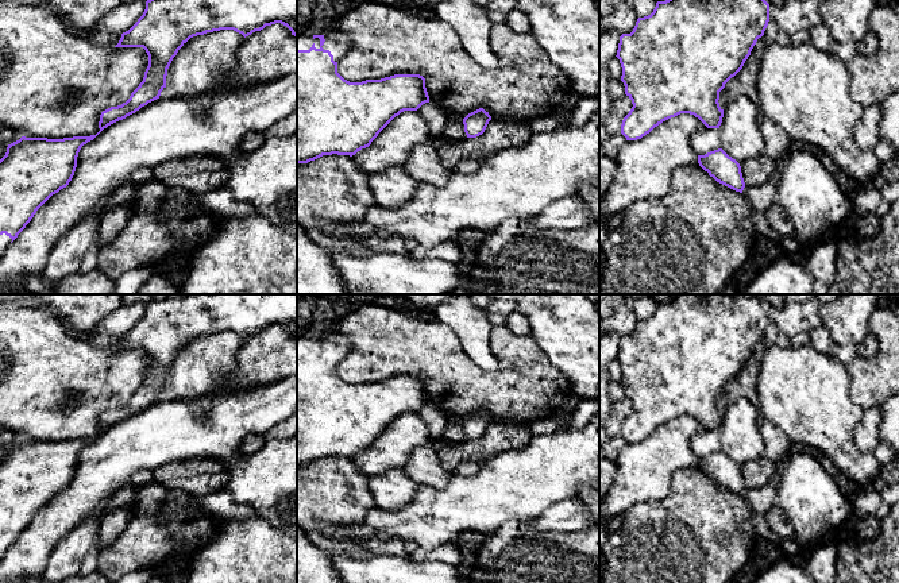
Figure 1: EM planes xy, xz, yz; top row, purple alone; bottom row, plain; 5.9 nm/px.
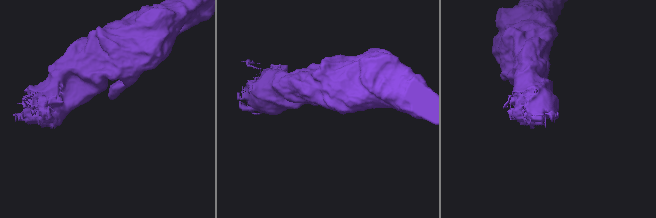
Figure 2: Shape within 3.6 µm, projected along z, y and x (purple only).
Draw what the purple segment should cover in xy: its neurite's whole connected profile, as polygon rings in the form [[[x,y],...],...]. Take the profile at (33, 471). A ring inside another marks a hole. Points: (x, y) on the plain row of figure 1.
[[[189,294],[185,297],[165,297],[147,302],[143,317],[128,333],[121,336],[121,340],[115,350],[143,350],[148,358],[148,368],[144,374],[143,383],[126,405],[101,414],[99,424],[100,433],[90,439],[63,441],[22,439],[19,443],[8,447],[5,457],[0,462],[0,561],[9,547],[31,524],[36,513],[53,497],[69,487],[77,470],[77,459],[81,449],[93,443],[108,428],[126,421],[142,409],[159,401],[161,394],[166,390],[167,371],[173,360],[190,340],[220,332],[234,332],[246,340],[252,335],[261,333],[266,328],[275,325],[286,328],[292,333],[292,337],[297,339],[297,294]]]

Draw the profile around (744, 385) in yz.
[[[759,340],[742,371],[732,379],[719,394],[719,409],[724,412],[737,398],[751,399],[757,394],[759,370],[763,354],[771,348],[764,340]]]

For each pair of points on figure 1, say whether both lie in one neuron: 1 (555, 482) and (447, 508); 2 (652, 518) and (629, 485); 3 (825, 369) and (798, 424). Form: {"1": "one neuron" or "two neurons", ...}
{"1": "one neuron", "2": "two neurons", "3": "one neuron"}

